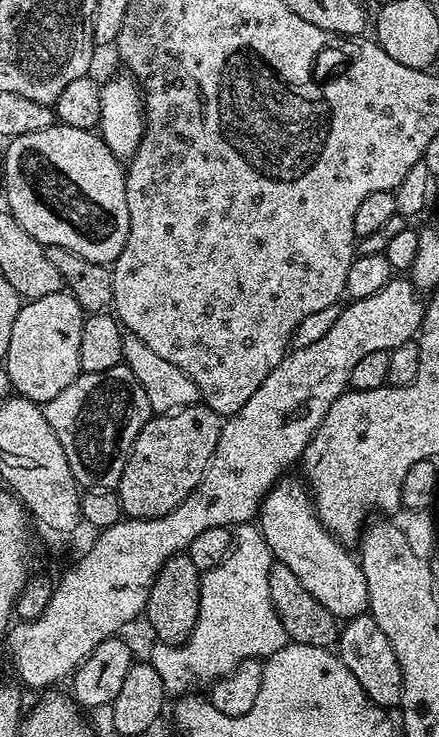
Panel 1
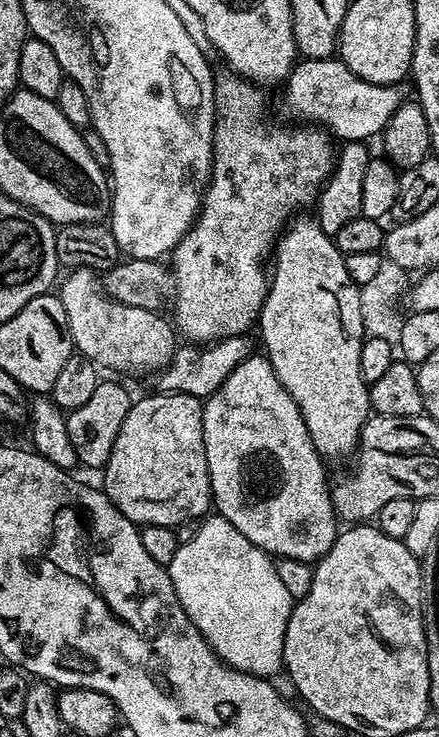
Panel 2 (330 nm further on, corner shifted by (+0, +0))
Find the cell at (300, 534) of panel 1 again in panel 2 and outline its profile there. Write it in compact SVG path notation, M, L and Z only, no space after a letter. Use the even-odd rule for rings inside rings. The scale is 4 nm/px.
M253 354L246 358L235 368L234 374L218 386L216 393L203 401L203 406L206 466L210 470L212 502L218 515L273 558L321 560L330 546L334 546L338 535L330 479L324 473L325 461L316 451L294 398L286 386L278 382L278 374L274 374L267 355Z

